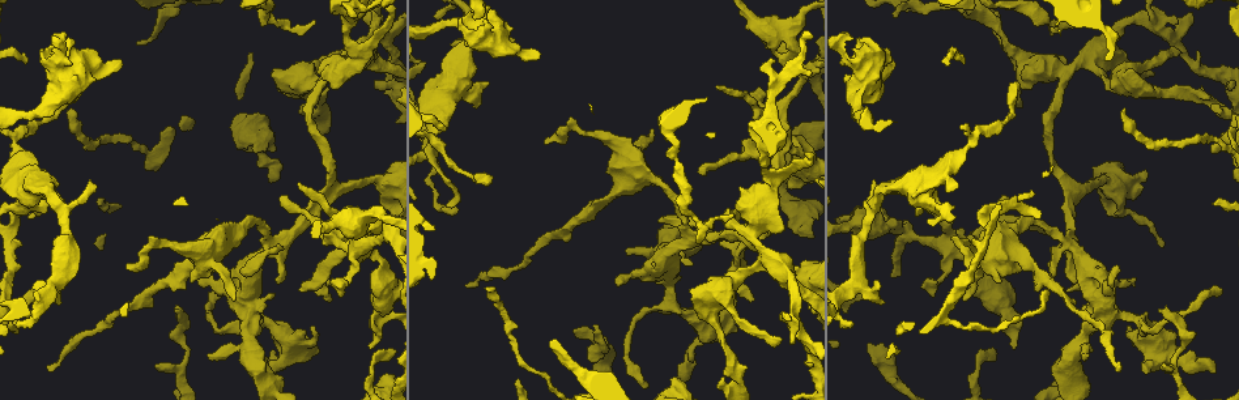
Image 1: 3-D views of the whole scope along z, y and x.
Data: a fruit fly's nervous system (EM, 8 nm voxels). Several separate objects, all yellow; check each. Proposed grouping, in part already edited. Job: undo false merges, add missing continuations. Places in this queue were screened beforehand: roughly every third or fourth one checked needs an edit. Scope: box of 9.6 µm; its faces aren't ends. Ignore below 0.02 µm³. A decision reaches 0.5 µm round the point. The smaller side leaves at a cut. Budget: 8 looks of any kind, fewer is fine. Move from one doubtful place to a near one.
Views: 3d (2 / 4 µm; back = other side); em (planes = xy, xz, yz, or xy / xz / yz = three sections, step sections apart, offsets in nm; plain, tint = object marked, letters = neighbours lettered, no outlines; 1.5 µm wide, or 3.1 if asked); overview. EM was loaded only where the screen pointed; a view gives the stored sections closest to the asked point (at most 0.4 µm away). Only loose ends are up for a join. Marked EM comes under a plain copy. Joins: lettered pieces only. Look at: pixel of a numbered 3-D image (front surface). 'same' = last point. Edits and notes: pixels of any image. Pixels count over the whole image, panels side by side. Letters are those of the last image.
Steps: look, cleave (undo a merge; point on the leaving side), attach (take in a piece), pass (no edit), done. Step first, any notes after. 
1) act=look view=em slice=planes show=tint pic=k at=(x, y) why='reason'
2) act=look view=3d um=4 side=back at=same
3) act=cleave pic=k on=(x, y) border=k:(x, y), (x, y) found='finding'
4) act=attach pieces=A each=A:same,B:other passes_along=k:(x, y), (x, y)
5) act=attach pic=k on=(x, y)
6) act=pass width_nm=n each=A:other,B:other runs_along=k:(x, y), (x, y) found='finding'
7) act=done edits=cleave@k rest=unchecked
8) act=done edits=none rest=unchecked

act=look view=em slice=xy step=4 show=letters pic=1 at=(675, 378) why='thick end'

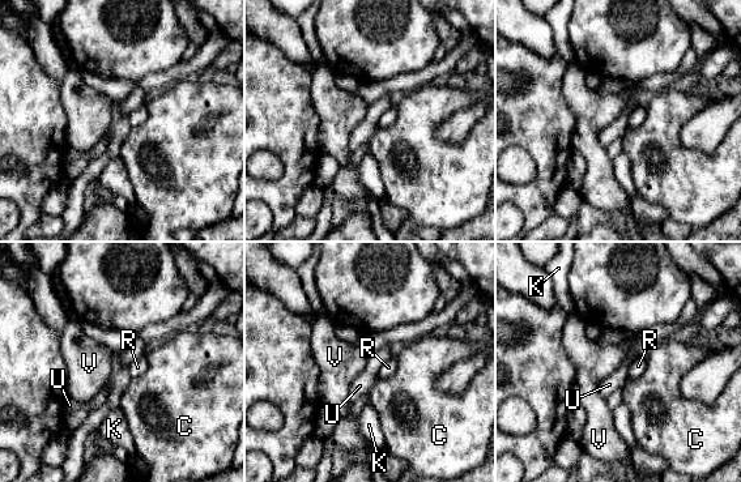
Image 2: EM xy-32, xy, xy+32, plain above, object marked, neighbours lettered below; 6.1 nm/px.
act=look view=em slice=planes show=letters at=same

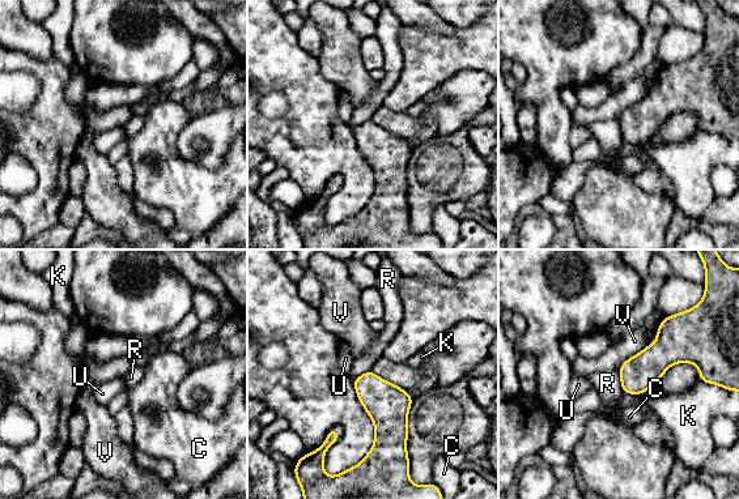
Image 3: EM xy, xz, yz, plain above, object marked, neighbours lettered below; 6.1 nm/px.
act=pass longest_contact=V:240nm each=C:other,K:other,R:other,U:other,V:other border=3:(619, 370), (619, 382), (623, 391) found='no lettered piece goes on from it'

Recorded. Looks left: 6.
act=look view=em slice=xz step=8 show=tint pic=1 at=(49, 368)

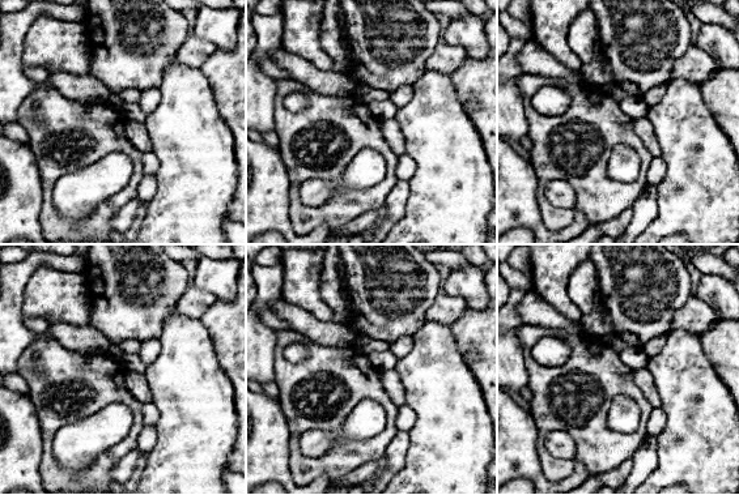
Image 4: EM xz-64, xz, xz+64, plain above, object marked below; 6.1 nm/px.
act=look view=em slice=planes show=tint at=same why='another direction'

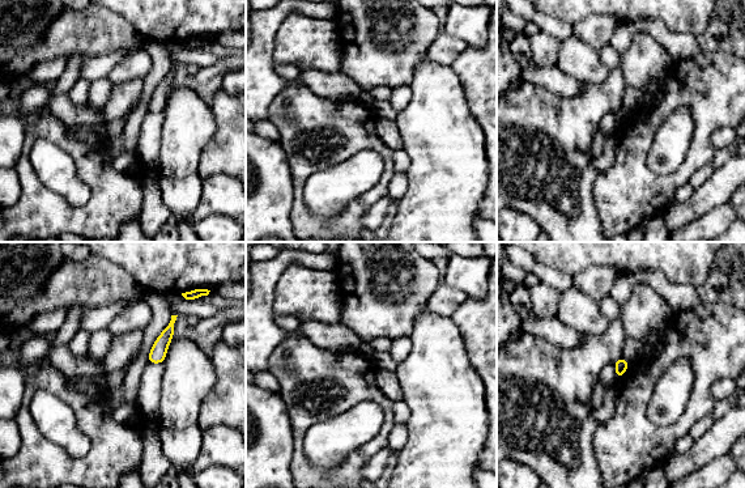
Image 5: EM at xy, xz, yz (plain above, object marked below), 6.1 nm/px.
act=look view=em slice=planes show=letters at=same why='what lies round it'

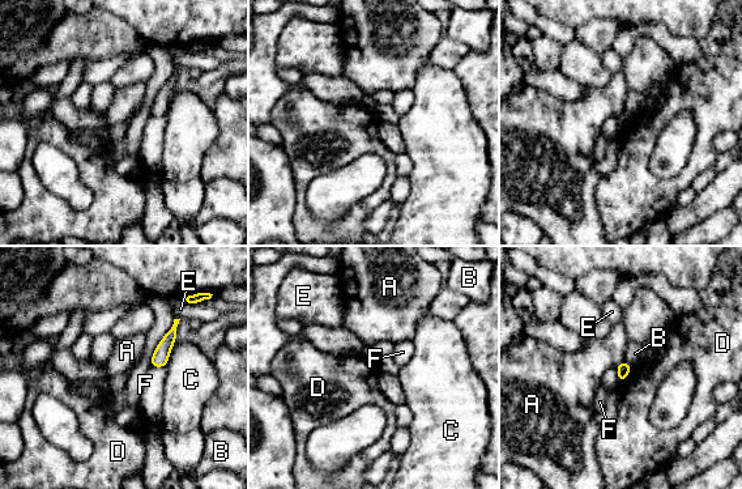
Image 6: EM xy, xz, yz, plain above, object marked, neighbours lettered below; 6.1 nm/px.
act=pass width_nm=90 each=A:other,B:other,C:other,D:other,E:other,F:other border=6:(632, 368), (619, 383) found='no lettered piece goes on from it'

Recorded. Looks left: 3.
act=look view=em slice=xz step=4 show=letters pic=1 at=(354, 15) why='branch stops here'

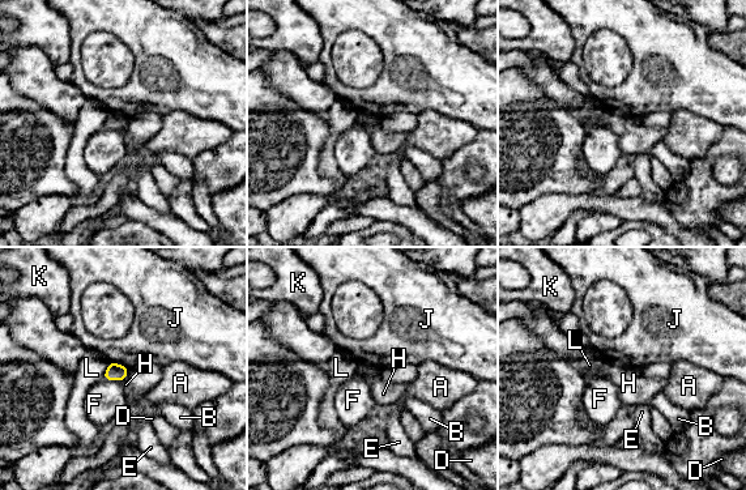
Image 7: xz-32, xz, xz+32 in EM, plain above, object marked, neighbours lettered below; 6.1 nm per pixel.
act=pass each=A:other,B:other,D:other,E:other,F:other,H:other,J:other,K:other,L:other border=7:(109, 362), (101, 378) found='none of them fits'

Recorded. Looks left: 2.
act=done edits=none rest=unchecked

